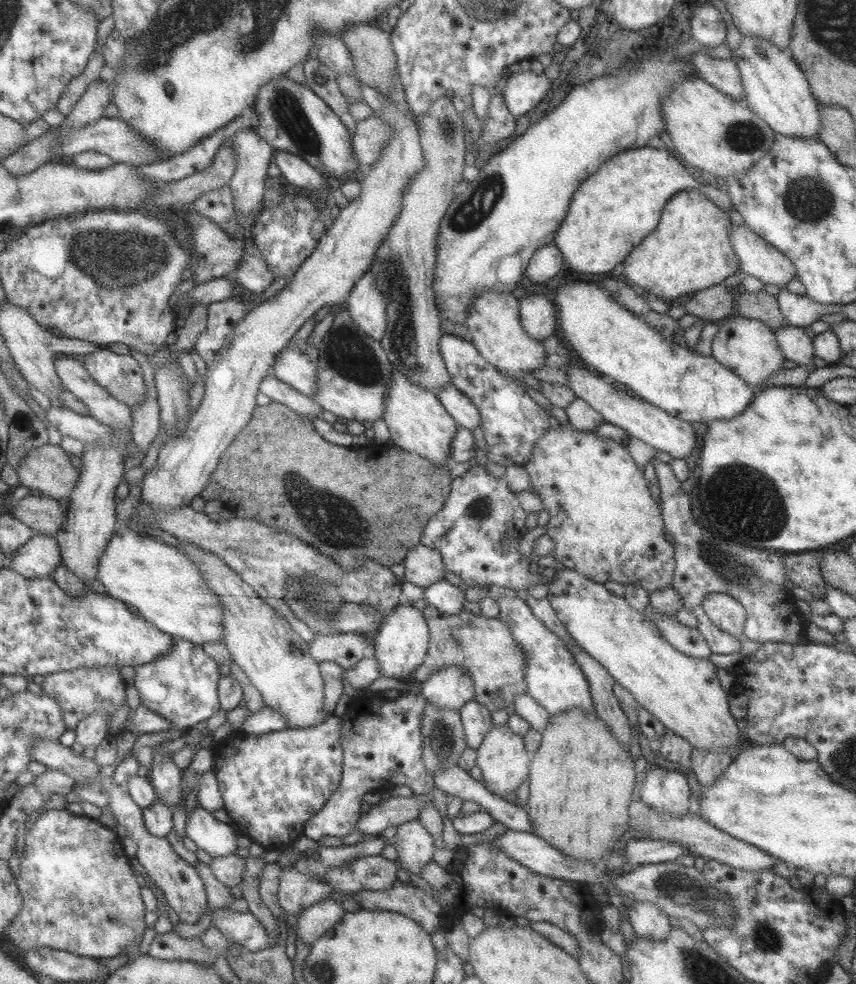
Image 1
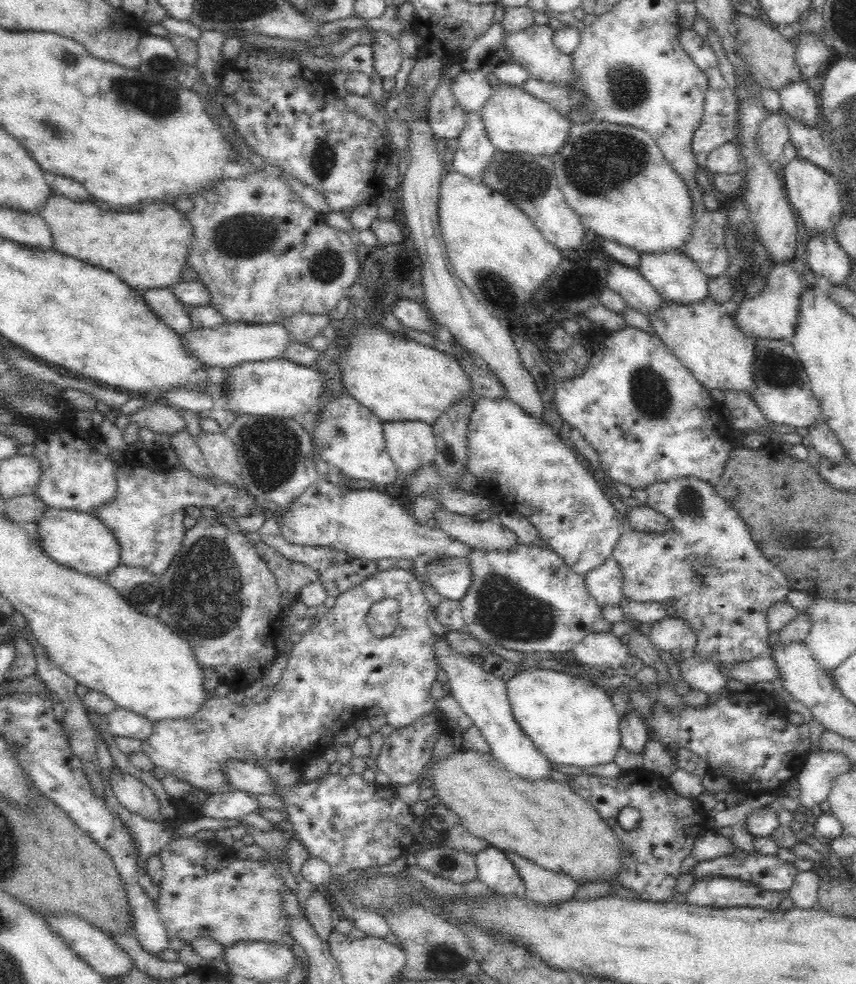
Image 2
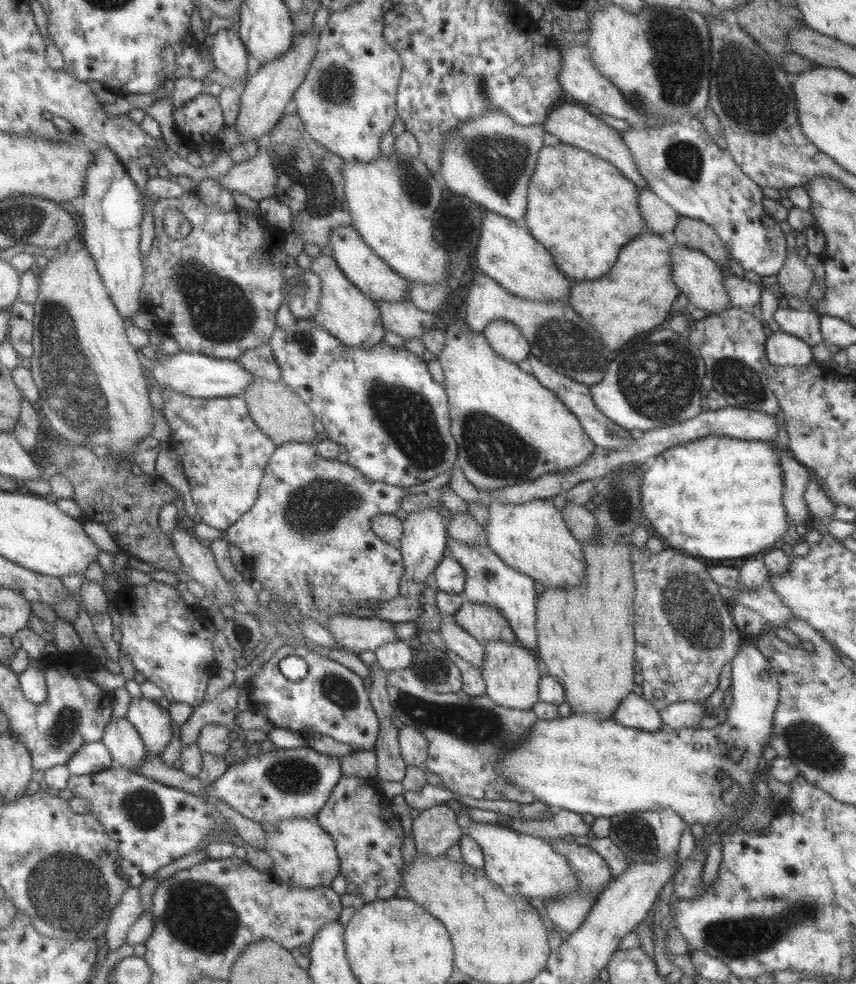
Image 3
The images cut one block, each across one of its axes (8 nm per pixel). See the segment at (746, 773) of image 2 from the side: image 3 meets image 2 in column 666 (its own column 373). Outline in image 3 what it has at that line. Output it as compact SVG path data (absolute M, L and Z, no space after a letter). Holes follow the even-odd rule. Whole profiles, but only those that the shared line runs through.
M290 642L277 648L262 665L246 686L251 709L265 716L274 728L287 729L302 735L317 733L331 736L336 742L347 744L353 752L373 749L379 735L379 720L370 705L362 677L324 654L307 650L303 644ZM287 655L299 656L307 663L305 678L289 682L279 672L278 662Z

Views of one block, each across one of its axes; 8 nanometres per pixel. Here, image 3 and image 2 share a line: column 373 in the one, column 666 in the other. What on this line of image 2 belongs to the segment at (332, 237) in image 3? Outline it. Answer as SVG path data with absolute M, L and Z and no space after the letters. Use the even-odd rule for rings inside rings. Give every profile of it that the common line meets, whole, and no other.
M642 254L640 261L639 272L656 292L658 292L664 302L689 306L704 303L710 298L708 293L709 279L704 275L704 272L701 272L694 265L694 262L686 254Z

